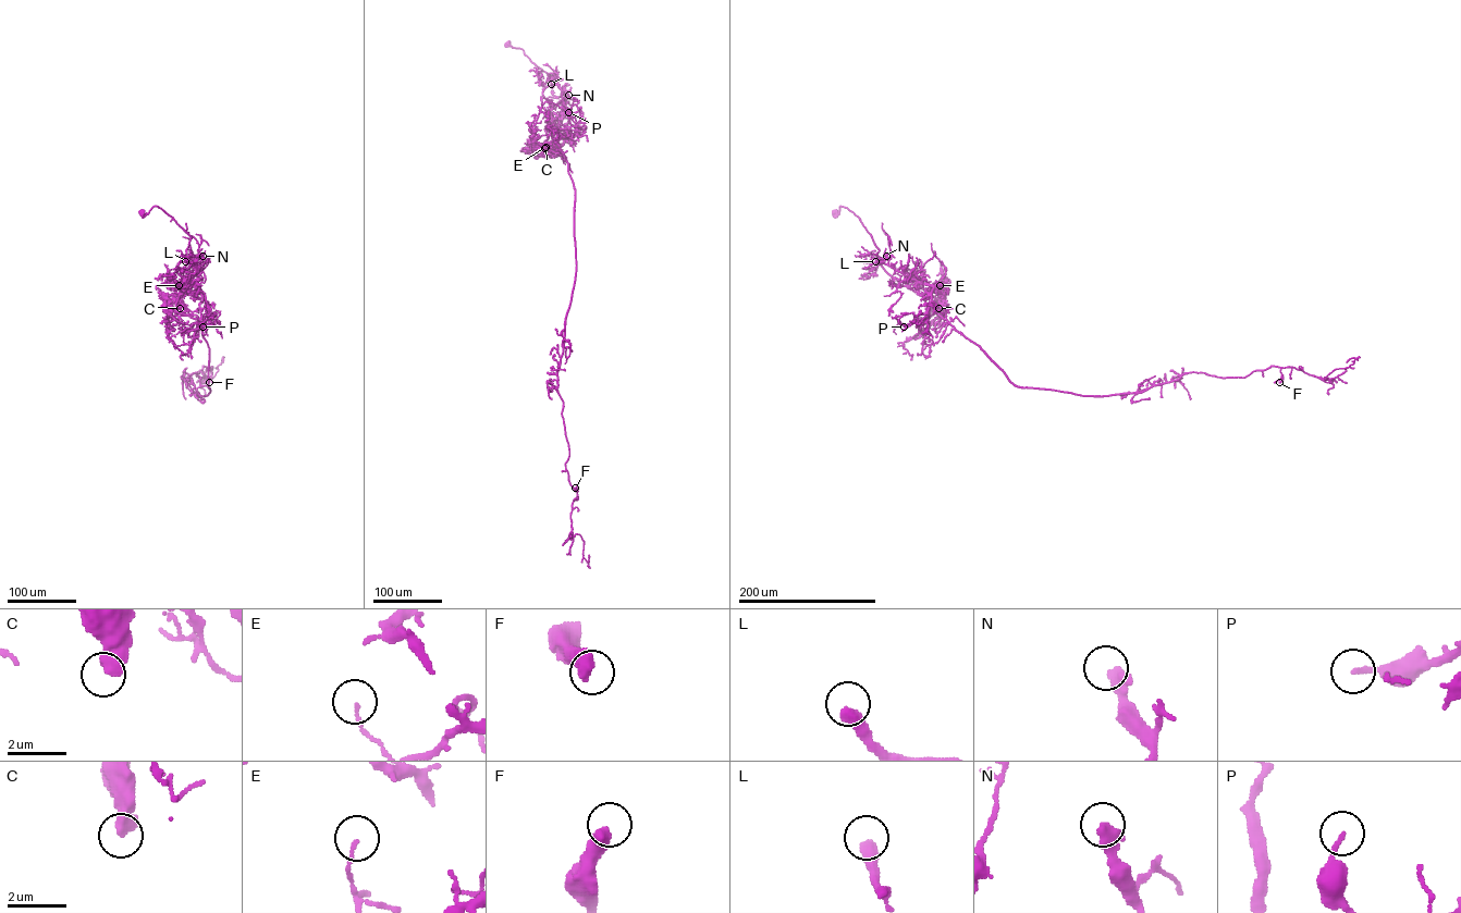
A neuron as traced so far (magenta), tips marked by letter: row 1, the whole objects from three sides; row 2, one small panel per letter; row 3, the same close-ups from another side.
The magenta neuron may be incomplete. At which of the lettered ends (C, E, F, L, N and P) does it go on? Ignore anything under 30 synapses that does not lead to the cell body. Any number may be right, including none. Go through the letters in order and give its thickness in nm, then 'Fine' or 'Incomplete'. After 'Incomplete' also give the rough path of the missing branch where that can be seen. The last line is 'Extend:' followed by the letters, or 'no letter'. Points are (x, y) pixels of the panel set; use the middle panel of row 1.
C: Thickness 550 nm. Fine
E: Thickness 90 nm. Fine
F: Thickness 550 nm. Fine
L: Thickness 440 nm. Incomplete
N: Thickness 440 nm. Fine
P: Thickness 160 nm. Fine
Extend: L

